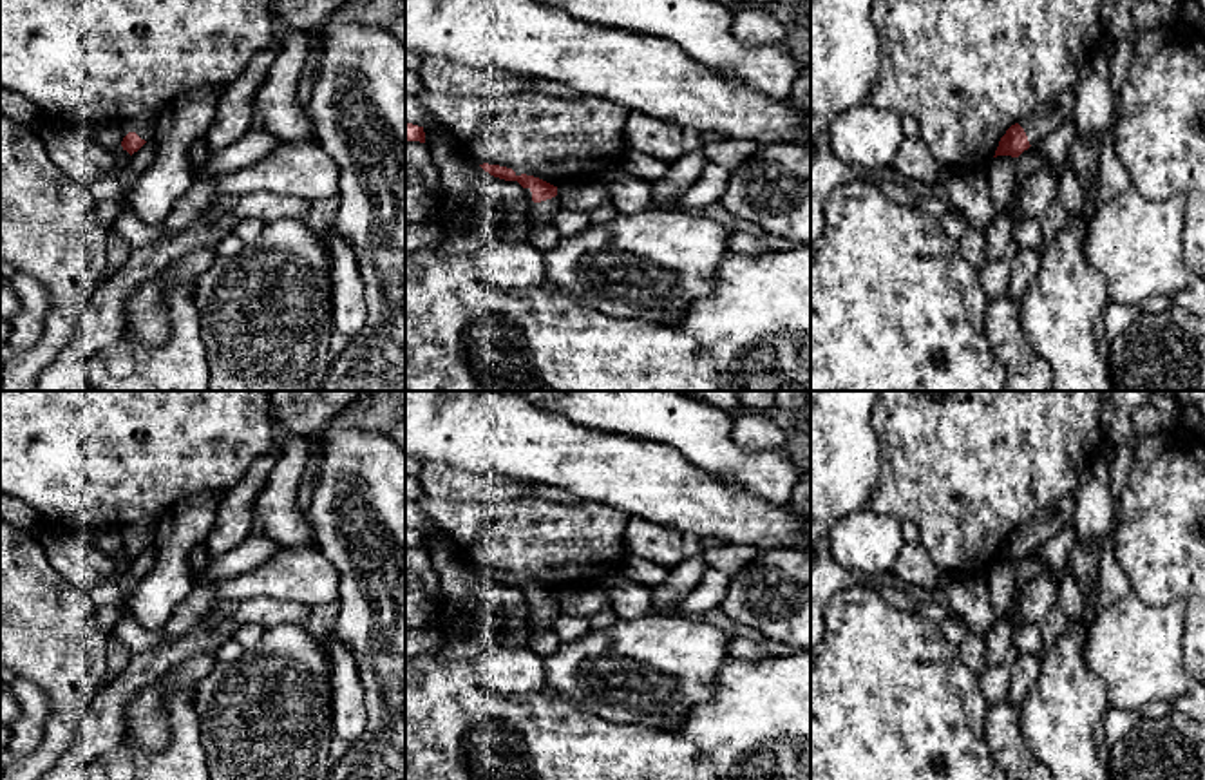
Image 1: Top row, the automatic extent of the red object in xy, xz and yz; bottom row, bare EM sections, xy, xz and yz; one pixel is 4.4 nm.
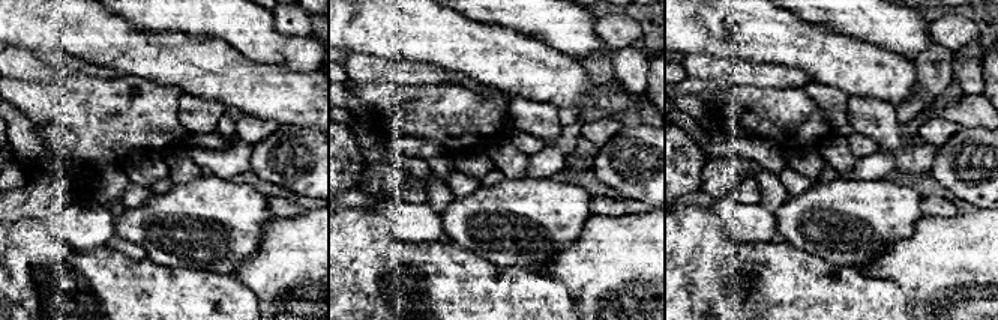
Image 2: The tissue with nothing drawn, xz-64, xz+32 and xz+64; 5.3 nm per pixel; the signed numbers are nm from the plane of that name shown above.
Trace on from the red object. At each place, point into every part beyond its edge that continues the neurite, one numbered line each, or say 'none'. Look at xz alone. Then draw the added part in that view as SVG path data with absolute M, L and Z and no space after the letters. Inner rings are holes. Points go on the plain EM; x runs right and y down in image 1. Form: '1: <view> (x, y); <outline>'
1: xz (543, 618); M525 594L525 601L528 606L528 615L525 619L528 628L539 628L539 630L554 630L554 623L557 615L561 614L559 603L552 603L541 608L532 606L532 597L530 594Z

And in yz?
1: yz (1048, 522); M1075 496L1062 498L1055 505L1039 510L1031 519L1022 523L1019 530L1024 534L1029 550L1037 550L1051 536L1073 523Z

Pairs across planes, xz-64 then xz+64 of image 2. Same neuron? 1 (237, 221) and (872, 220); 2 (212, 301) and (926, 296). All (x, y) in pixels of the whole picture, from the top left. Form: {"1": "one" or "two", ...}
{"1": "one", "2": "two"}

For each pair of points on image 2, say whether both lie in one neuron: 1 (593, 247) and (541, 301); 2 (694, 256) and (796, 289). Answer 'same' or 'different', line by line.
1: different
2: same

